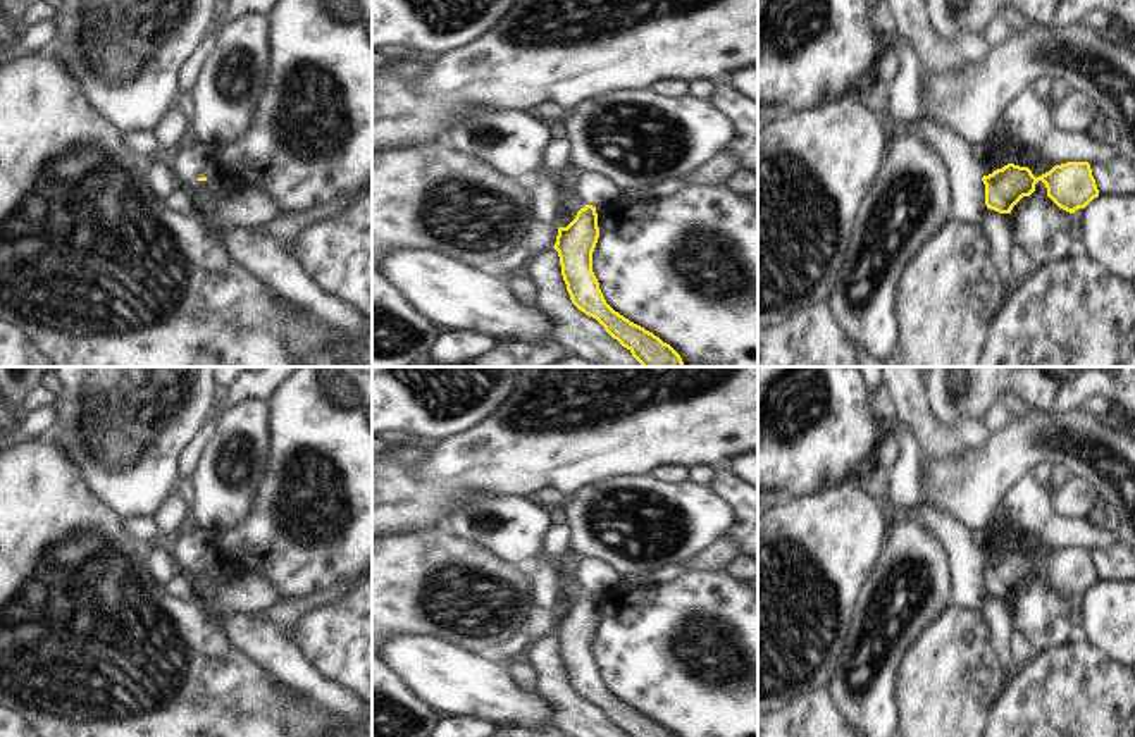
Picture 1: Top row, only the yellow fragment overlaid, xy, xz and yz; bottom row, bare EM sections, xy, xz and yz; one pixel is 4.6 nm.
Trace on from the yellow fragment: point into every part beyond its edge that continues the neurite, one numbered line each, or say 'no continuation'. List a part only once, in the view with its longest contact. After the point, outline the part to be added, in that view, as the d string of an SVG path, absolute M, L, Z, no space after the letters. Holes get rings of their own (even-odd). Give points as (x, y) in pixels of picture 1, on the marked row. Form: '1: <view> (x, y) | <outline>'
no continuation

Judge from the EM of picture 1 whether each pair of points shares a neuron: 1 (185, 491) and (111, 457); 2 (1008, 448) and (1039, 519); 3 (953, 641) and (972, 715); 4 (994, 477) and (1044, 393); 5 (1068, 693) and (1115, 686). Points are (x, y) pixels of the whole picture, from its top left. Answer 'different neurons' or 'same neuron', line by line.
1: different neurons
2: different neurons
3: same neuron
4: different neurons
5: same neuron

